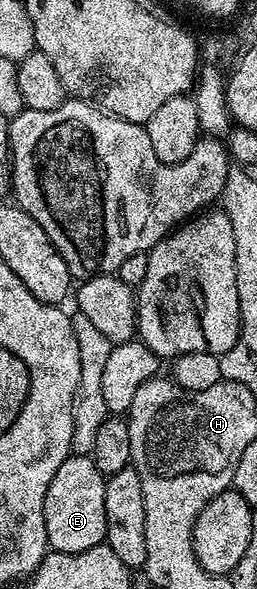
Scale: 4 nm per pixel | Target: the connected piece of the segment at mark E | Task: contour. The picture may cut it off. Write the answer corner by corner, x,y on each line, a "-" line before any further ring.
72,453
71,457
57,468
57,476
49,484
49,492
45,496
45,532
47,533
47,544
51,550
57,552
85,552
94,546
104,545
107,537
107,525
105,524
105,488
107,478
97,468
97,464
86,454

